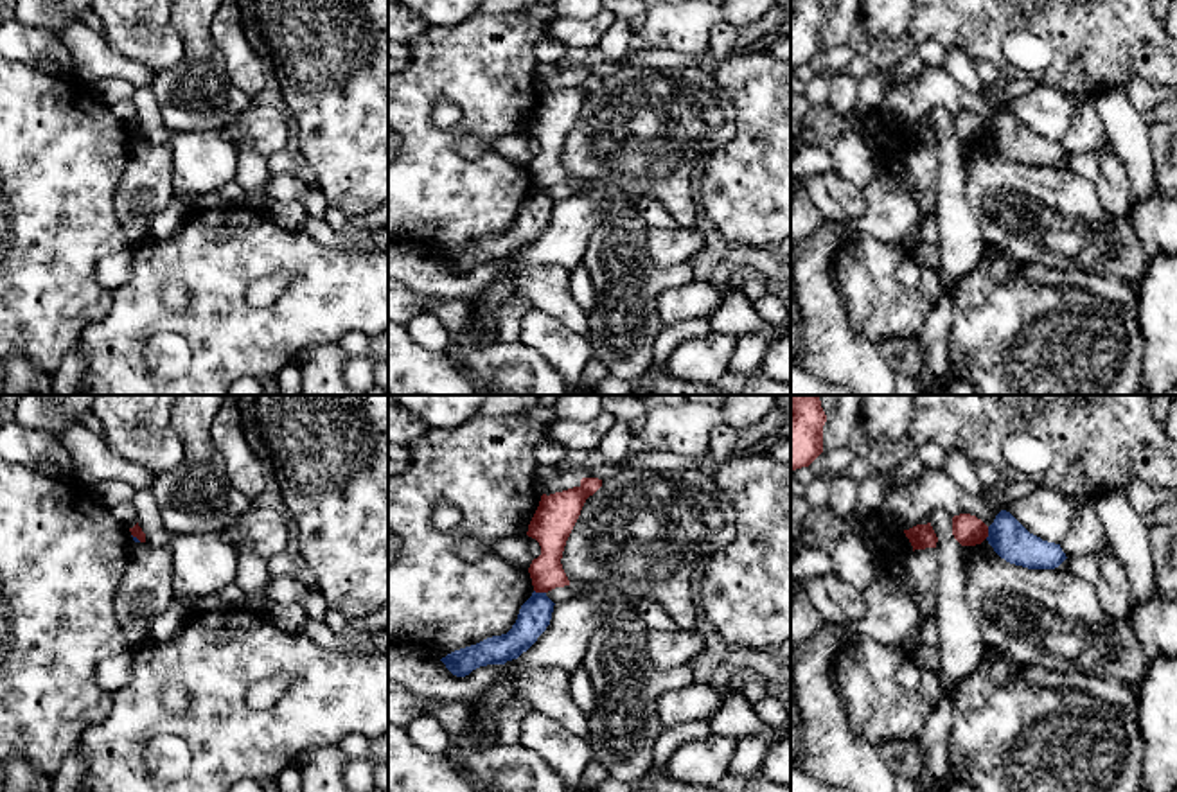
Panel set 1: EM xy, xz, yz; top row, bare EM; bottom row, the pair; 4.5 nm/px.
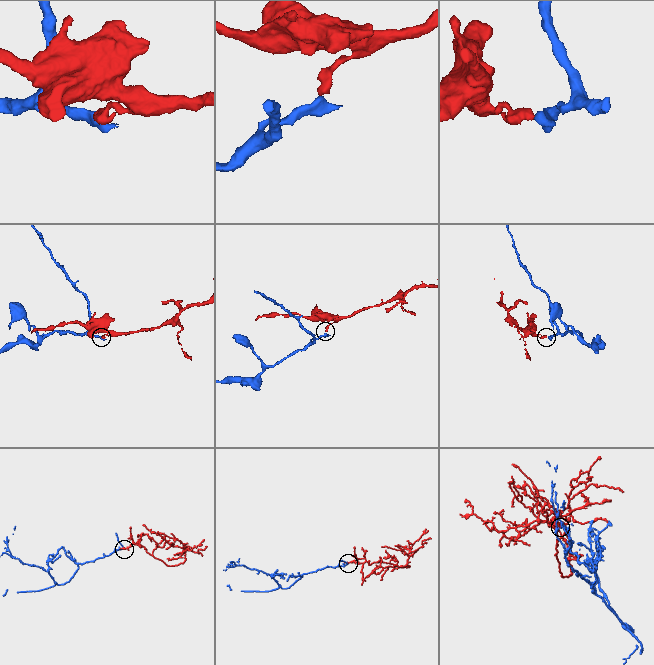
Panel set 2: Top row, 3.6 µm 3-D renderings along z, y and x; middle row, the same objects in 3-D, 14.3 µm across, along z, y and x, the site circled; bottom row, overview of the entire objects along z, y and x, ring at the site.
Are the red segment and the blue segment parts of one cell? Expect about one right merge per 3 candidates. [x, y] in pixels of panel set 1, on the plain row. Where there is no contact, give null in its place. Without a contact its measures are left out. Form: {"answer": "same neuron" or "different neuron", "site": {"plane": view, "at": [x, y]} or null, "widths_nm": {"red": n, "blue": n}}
{"answer": "different neuron", "site": {"plane": "xz", "at": [539, 189]}, "widths_nm": {"red": 150, "blue": 150}}

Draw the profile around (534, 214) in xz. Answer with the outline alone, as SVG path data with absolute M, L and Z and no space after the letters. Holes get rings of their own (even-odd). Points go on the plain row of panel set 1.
M534 189L521 203L518 217L507 232L455 248L440 259L453 273L465 275L480 264L505 262L507 259L518 257L546 228L553 203L546 190Z

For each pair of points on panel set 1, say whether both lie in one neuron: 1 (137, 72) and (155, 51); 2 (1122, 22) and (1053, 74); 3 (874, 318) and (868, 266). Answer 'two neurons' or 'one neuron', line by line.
1: two neurons
2: one neuron
3: one neuron

